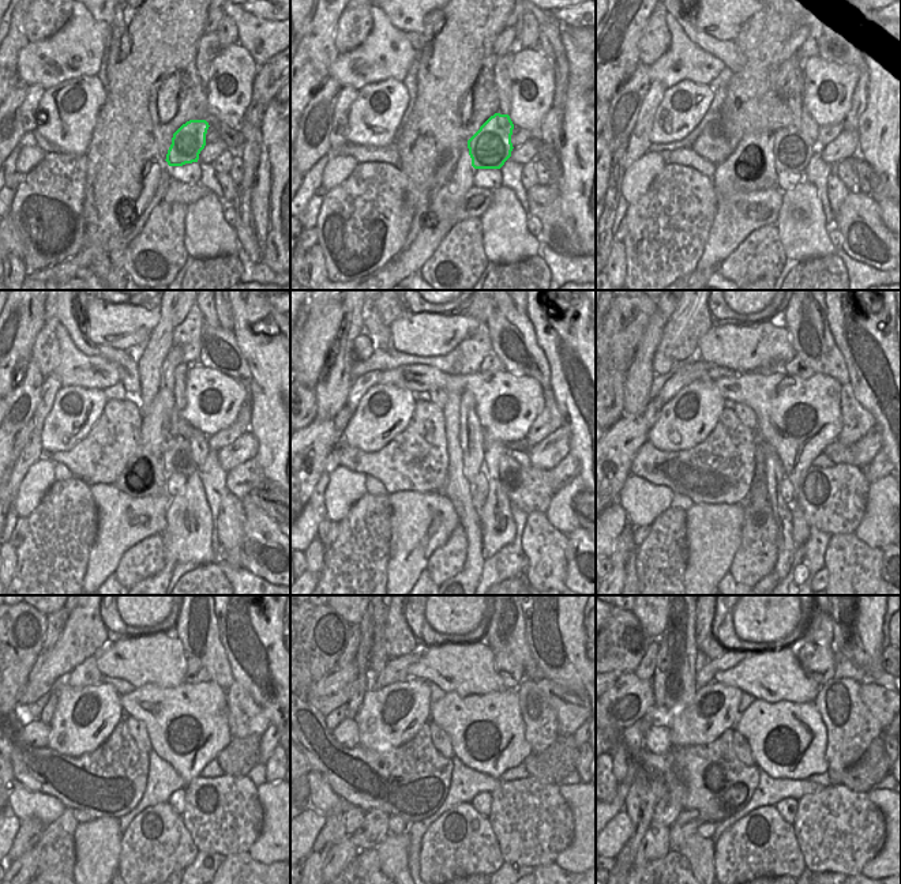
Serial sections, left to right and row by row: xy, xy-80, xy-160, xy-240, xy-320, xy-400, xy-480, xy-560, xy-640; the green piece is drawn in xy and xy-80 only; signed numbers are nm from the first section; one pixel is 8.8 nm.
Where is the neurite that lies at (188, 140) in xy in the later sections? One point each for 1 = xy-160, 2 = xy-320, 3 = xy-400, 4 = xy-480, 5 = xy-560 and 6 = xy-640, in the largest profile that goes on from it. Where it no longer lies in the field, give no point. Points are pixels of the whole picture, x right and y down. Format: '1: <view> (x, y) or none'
1: xy-160 (792, 149)
2: xy-320 (491, 362)
3: xy-400 (796, 367)
4: xy-480 (196, 673)
5: xy-560 (511, 673)
6: xy-640 (817, 662)

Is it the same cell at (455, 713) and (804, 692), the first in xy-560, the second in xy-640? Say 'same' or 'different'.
different

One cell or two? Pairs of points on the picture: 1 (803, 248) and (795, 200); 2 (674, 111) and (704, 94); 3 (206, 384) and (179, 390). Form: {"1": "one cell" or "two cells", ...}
{"1": "one cell", "2": "one cell", "3": "two cells"}

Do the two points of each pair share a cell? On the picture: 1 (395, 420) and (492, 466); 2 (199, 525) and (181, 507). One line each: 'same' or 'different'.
1: different
2: same

